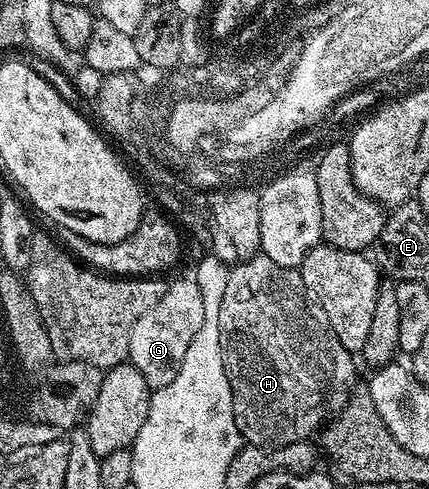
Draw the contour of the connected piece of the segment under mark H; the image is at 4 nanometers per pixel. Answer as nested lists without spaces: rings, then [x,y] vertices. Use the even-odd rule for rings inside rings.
[[[255,255],[249,259],[242,259],[237,264],[238,266],[235,264],[231,268],[228,275],[228,287],[224,287],[224,299],[220,311],[222,358],[226,361],[228,383],[232,387],[232,411],[236,419],[236,427],[245,444],[261,445],[267,449],[279,449],[297,441],[313,438],[331,417],[338,416],[338,412],[350,402],[350,394],[356,389],[356,385],[354,385],[355,354],[348,352],[344,343],[340,343],[340,339],[336,339],[336,331],[332,331],[332,323],[328,323],[328,315],[324,315],[324,307],[319,305],[312,296],[310,288],[304,283],[298,269],[280,267],[280,263],[272,263],[272,259],[268,259],[265,255]]]

